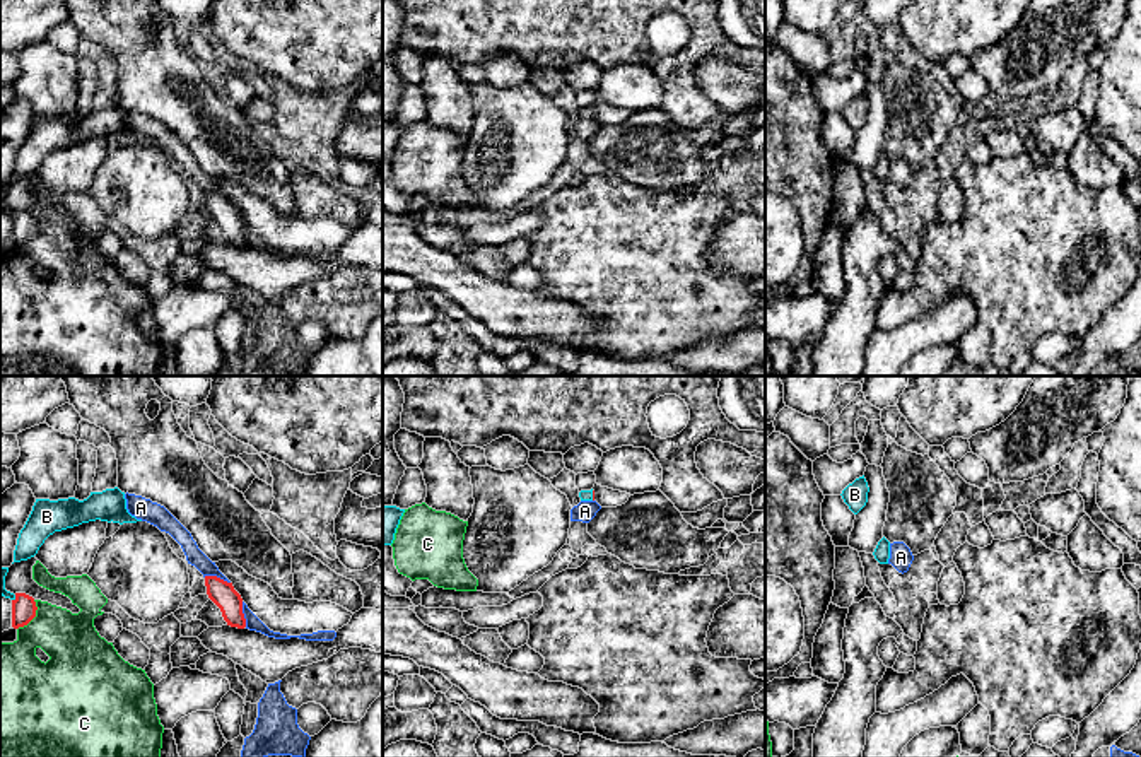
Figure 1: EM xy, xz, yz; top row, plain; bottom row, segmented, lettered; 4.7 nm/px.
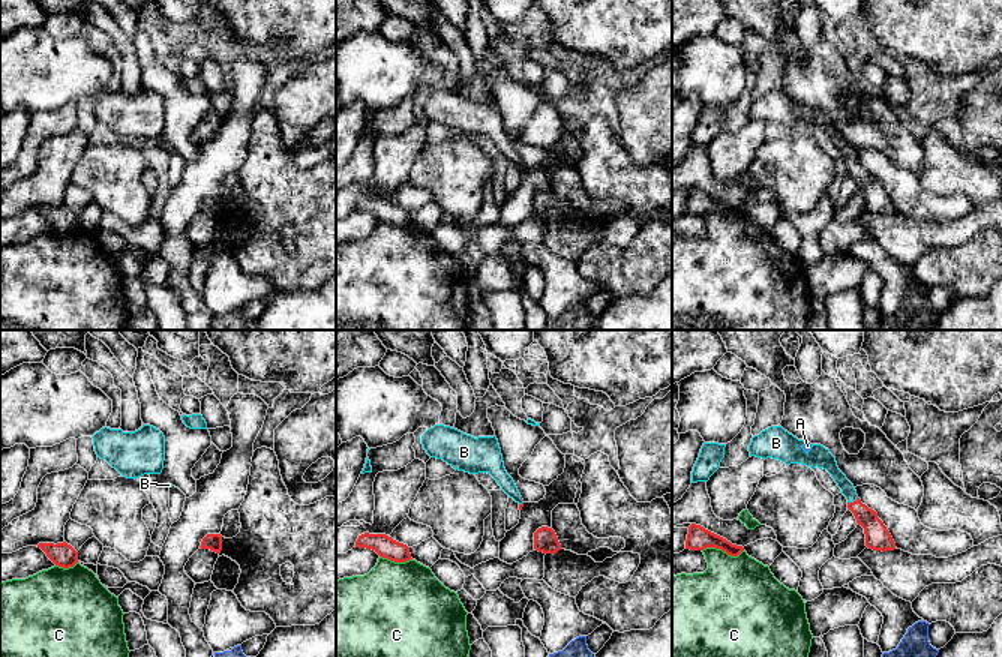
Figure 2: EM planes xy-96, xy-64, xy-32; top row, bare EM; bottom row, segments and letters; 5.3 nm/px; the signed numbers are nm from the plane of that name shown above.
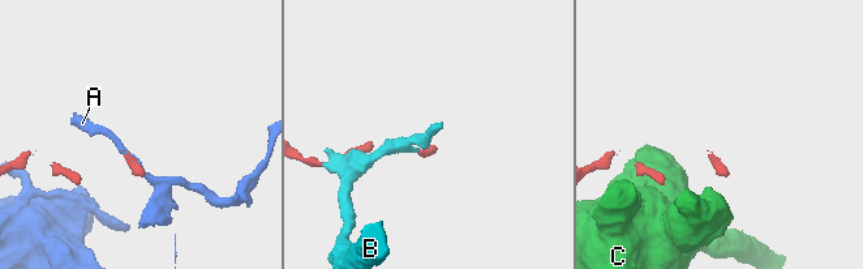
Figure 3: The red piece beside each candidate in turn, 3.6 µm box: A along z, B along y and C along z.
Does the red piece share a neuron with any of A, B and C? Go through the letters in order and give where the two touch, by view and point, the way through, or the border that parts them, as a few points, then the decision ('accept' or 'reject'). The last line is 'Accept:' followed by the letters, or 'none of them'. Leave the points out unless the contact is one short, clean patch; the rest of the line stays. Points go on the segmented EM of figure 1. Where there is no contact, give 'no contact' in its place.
A: xy (216, 576) | along xy (204, 576), (219, 576), (229, 583) | reject
B: xz (593, 496) | accept
C: xy (33, 617) | reject
Accept: B

